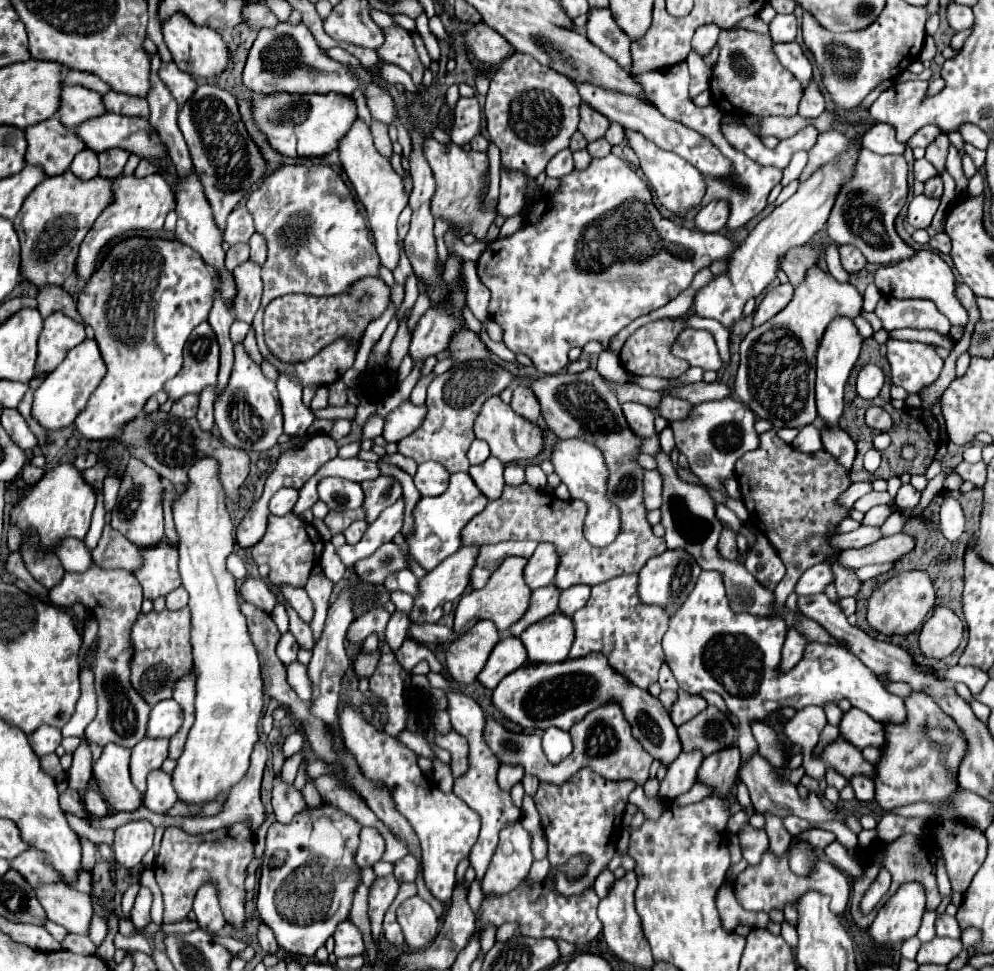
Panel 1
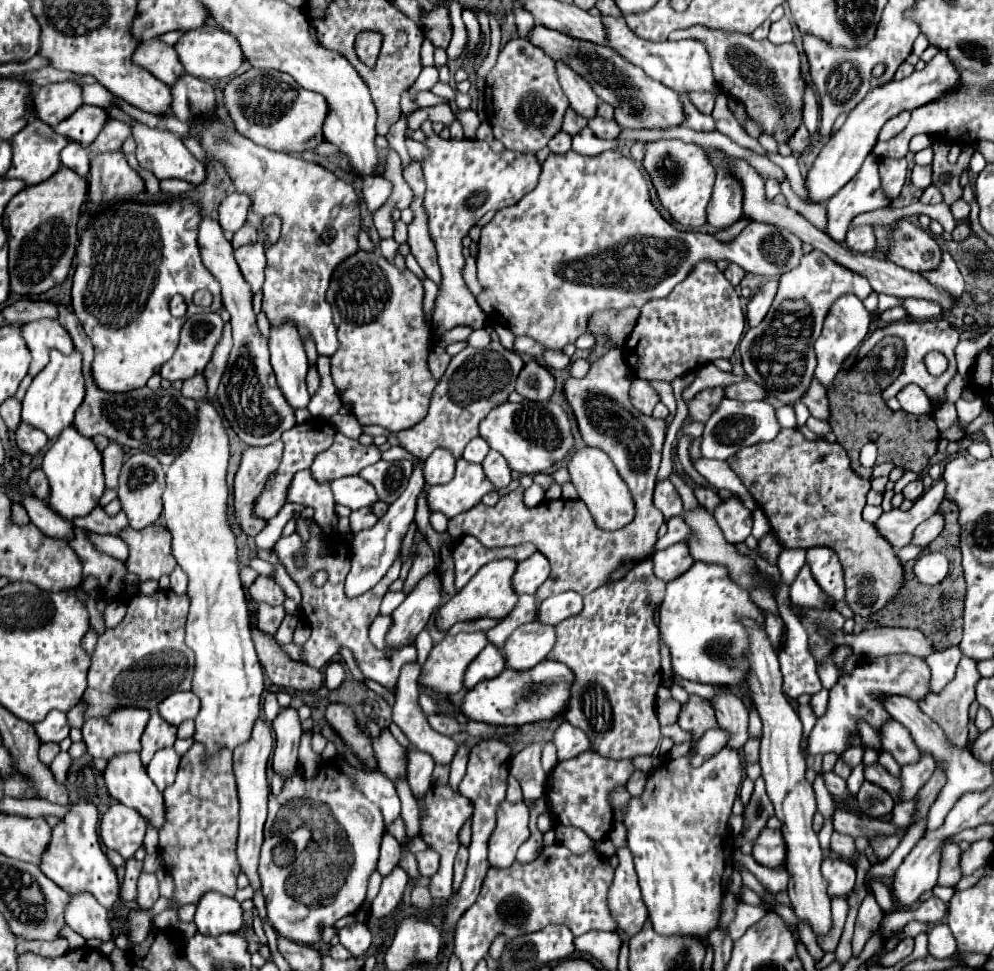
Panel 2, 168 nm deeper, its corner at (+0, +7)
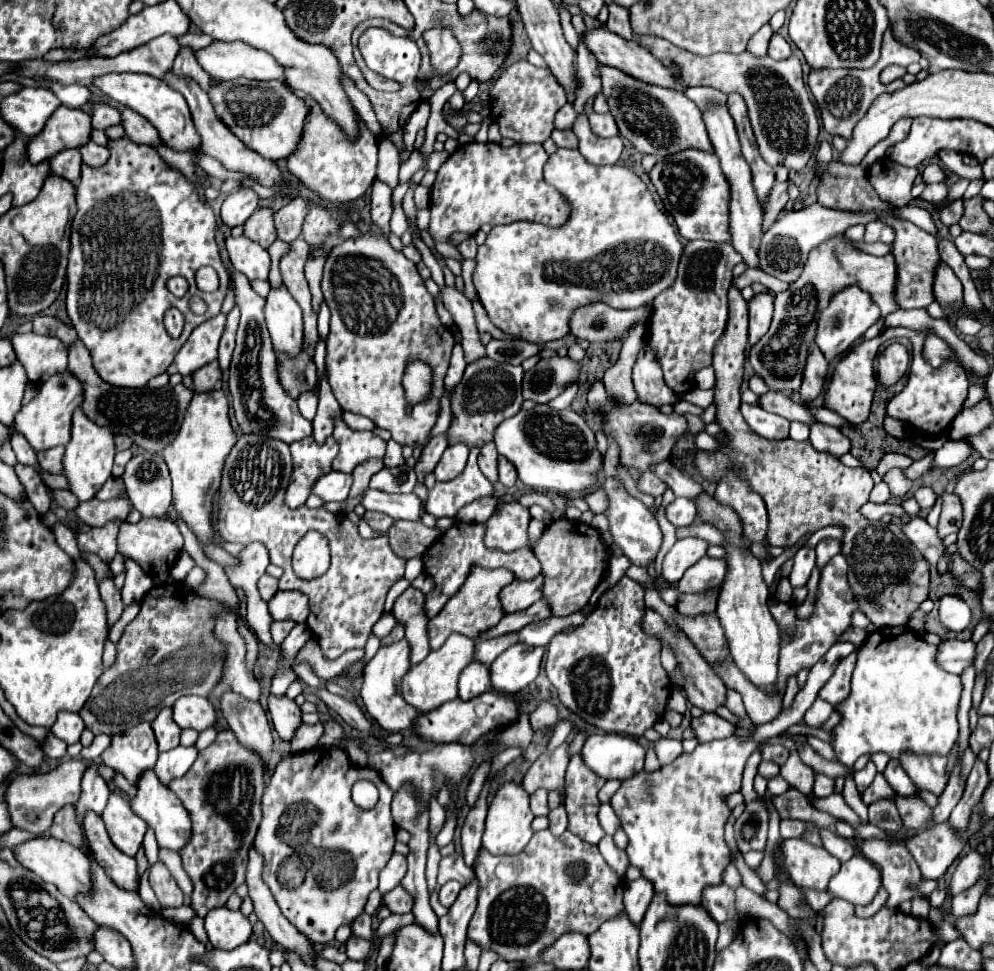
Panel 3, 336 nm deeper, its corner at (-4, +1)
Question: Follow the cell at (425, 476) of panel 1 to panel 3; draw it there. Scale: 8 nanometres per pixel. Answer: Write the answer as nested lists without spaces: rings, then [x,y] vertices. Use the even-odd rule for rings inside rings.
[[[464,443],[450,445],[450,449],[444,451],[442,459],[438,461],[434,475],[438,481],[450,481],[462,473],[468,459],[468,447]]]

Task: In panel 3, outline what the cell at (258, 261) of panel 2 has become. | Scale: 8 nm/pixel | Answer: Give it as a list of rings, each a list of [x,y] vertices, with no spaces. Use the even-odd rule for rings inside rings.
[[[246,235],[228,237],[226,247],[236,271],[244,273],[248,279],[268,279],[270,255],[264,247],[260,247]]]

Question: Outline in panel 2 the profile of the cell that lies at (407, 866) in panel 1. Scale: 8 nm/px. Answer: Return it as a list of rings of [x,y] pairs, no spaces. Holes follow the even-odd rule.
[[[426,849],[426,851],[422,851],[422,853],[416,853],[416,861],[418,861],[418,871],[420,871],[420,875],[430,877],[430,875],[438,869],[440,857],[438,857],[438,853]]]

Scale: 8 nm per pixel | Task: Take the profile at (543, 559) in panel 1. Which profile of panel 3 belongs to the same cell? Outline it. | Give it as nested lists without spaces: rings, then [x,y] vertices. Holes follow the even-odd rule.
[[[542,575],[534,581],[512,581],[500,591],[500,603],[504,613],[516,613],[542,597]]]

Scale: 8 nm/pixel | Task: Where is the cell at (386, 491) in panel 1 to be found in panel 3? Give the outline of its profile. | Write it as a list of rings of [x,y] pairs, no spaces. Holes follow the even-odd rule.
[[[408,465],[382,469],[370,479],[370,489],[378,489],[384,493],[412,493],[416,485],[416,473]]]

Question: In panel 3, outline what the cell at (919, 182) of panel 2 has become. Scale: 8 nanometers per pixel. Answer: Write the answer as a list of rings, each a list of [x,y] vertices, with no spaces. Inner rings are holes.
[[[932,183],[932,185],[926,185],[920,199],[928,205],[936,205],[936,203],[946,199],[946,193],[948,193],[948,187],[944,183]]]

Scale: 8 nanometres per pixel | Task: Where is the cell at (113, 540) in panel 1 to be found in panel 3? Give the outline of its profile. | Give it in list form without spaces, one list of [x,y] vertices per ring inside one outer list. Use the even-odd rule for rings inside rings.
[[[90,499],[86,503],[80,503],[76,509],[76,517],[80,523],[90,525],[90,527],[102,527],[106,521],[114,519],[114,517],[122,517],[126,519],[128,515],[128,501],[126,499],[108,499],[108,501],[100,501],[100,499]]]

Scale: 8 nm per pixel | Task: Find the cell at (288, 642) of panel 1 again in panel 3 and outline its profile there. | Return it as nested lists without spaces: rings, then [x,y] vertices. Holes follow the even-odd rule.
[[[274,621],[274,623],[270,625],[272,641],[274,641],[276,645],[280,645],[280,643],[286,639],[286,635],[290,633],[290,629],[292,629],[294,625],[296,625],[296,623],[292,623],[292,621]]]

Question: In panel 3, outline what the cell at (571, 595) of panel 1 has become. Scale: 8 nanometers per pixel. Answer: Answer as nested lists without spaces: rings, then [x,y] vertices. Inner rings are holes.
[[[578,611],[570,617],[550,617],[550,621],[538,621],[534,625],[526,625],[518,633],[518,641],[522,645],[528,645],[528,647],[546,647],[550,643],[550,639],[556,633],[560,633],[564,627],[580,625],[582,621],[584,621],[582,611]]]

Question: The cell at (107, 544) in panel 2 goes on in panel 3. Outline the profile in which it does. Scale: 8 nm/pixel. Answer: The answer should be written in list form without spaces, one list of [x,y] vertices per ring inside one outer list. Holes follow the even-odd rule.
[[[126,559],[126,583],[122,587],[122,603],[130,605],[134,601],[142,601],[146,591],[152,587],[152,577],[138,569],[138,565]]]

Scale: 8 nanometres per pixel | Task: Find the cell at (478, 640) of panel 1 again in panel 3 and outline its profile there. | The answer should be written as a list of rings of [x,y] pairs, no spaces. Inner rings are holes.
[[[456,633],[450,635],[440,649],[432,651],[422,663],[414,665],[402,677],[400,693],[402,693],[404,701],[418,711],[428,711],[428,709],[436,709],[438,705],[442,705],[446,701],[456,699],[458,697],[458,693],[456,693],[458,675],[466,665],[472,663],[472,659],[474,659],[474,641],[470,641],[468,637],[456,635]]]

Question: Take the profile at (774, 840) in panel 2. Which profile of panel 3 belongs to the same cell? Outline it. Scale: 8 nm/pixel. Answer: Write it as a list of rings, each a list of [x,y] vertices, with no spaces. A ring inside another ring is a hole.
[[[784,839],[782,853],[786,853],[786,873],[794,885],[814,891],[826,891],[832,875],[840,871],[840,861],[824,847],[798,839]]]

